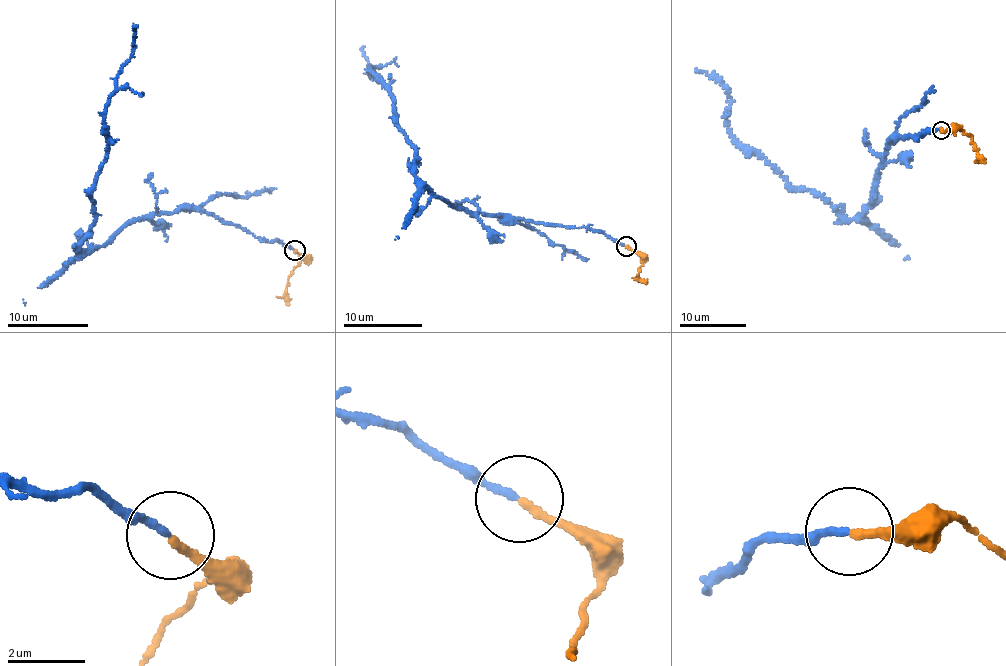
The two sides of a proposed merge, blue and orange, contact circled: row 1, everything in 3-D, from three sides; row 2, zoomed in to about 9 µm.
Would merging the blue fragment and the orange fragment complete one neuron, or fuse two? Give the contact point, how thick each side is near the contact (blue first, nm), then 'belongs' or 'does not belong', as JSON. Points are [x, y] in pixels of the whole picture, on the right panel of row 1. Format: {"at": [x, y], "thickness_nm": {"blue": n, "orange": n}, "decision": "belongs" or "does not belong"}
{"at": [941, 130], "thickness_nm": {"blue": 180, "orange": 200}, "decision": "belongs"}

